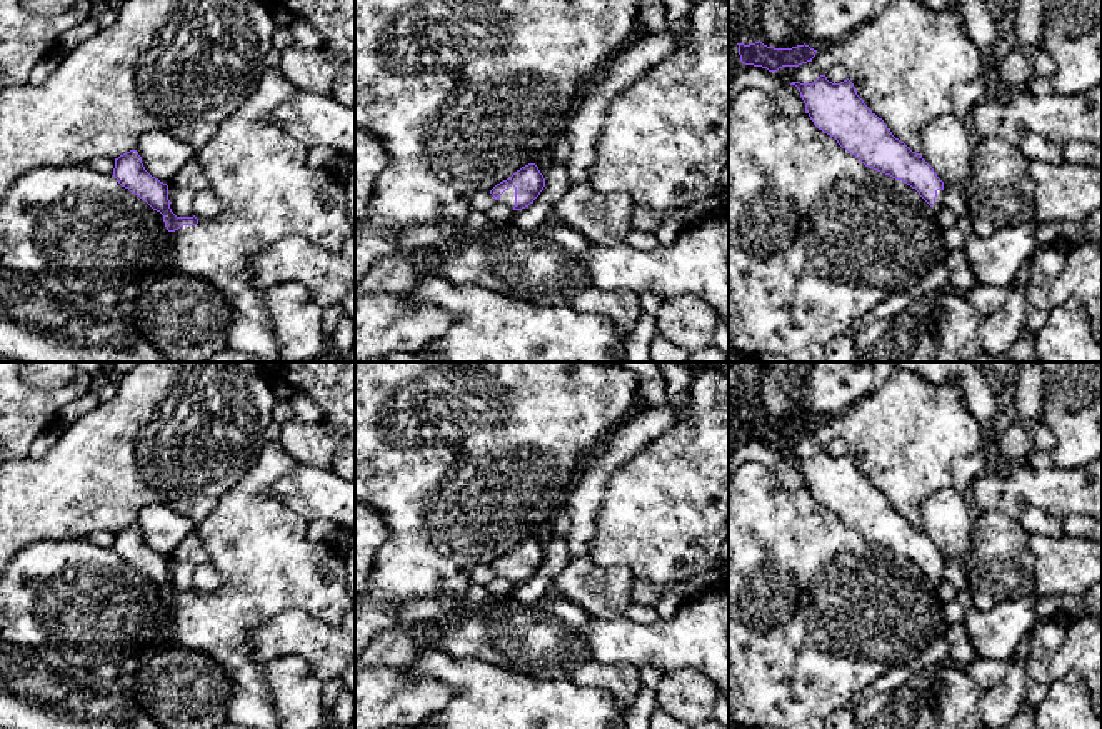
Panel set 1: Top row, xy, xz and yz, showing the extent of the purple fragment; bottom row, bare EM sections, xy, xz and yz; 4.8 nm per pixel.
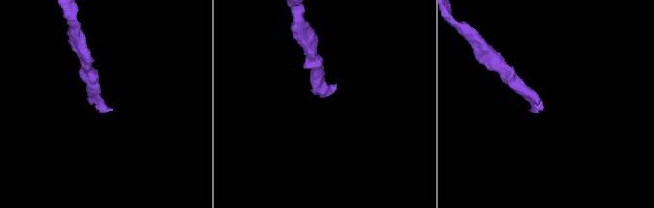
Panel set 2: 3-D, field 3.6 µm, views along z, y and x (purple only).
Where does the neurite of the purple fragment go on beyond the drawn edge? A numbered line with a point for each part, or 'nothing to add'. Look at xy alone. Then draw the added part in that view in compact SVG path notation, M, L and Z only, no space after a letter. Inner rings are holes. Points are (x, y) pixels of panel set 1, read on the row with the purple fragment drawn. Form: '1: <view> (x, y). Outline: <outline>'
1: xy (260, 174). Outline: M278 67L265 68L257 92L218 123L215 135L195 157L210 190L222 202L222 212L172 232L173 272L203 279L223 292L233 314L227 347L263 362L282 362L282 355L262 299L263 290L252 282L257 254L287 235L302 235L340 252L353 232L347 217L345 182L327 167L312 168L307 163L308 147L268 122L268 115L293 93L295 87Z

